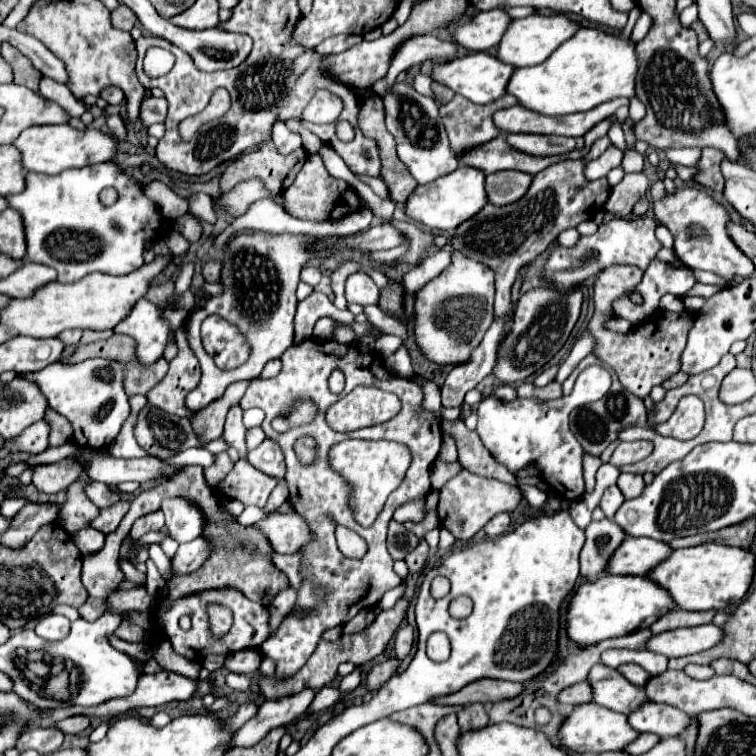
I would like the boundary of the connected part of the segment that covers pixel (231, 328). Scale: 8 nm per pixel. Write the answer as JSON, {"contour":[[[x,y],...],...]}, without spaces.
{"contour":[[[210,316],[202,324],[202,342],[218,368],[238,368],[248,360],[248,342],[240,330],[220,316]]]}

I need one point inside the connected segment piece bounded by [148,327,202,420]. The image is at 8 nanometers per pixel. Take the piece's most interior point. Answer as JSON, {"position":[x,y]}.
{"position":[170,395]}

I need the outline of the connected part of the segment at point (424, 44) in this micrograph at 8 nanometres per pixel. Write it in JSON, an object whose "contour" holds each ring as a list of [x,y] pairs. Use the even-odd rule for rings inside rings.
{"contour":[[[432,34],[412,38],[402,46],[402,50],[396,52],[396,58],[392,60],[392,66],[386,76],[373,84],[375,94],[383,95],[394,85],[396,78],[402,70],[418,66],[426,60],[454,60],[458,56],[458,44],[456,42],[444,42],[434,38]]]}

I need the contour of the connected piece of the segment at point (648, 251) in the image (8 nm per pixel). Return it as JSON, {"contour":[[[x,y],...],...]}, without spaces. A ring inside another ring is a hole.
{"contour":[[[614,216],[612,220],[602,222],[592,236],[582,236],[574,248],[554,246],[546,262],[544,278],[556,282],[554,288],[568,292],[572,288],[578,288],[588,276],[598,274],[612,264],[632,264],[640,270],[646,270],[646,266],[654,260],[656,252],[662,248],[654,236],[654,228],[656,228],[656,220],[652,218],[636,216],[626,220],[626,218]]]}

